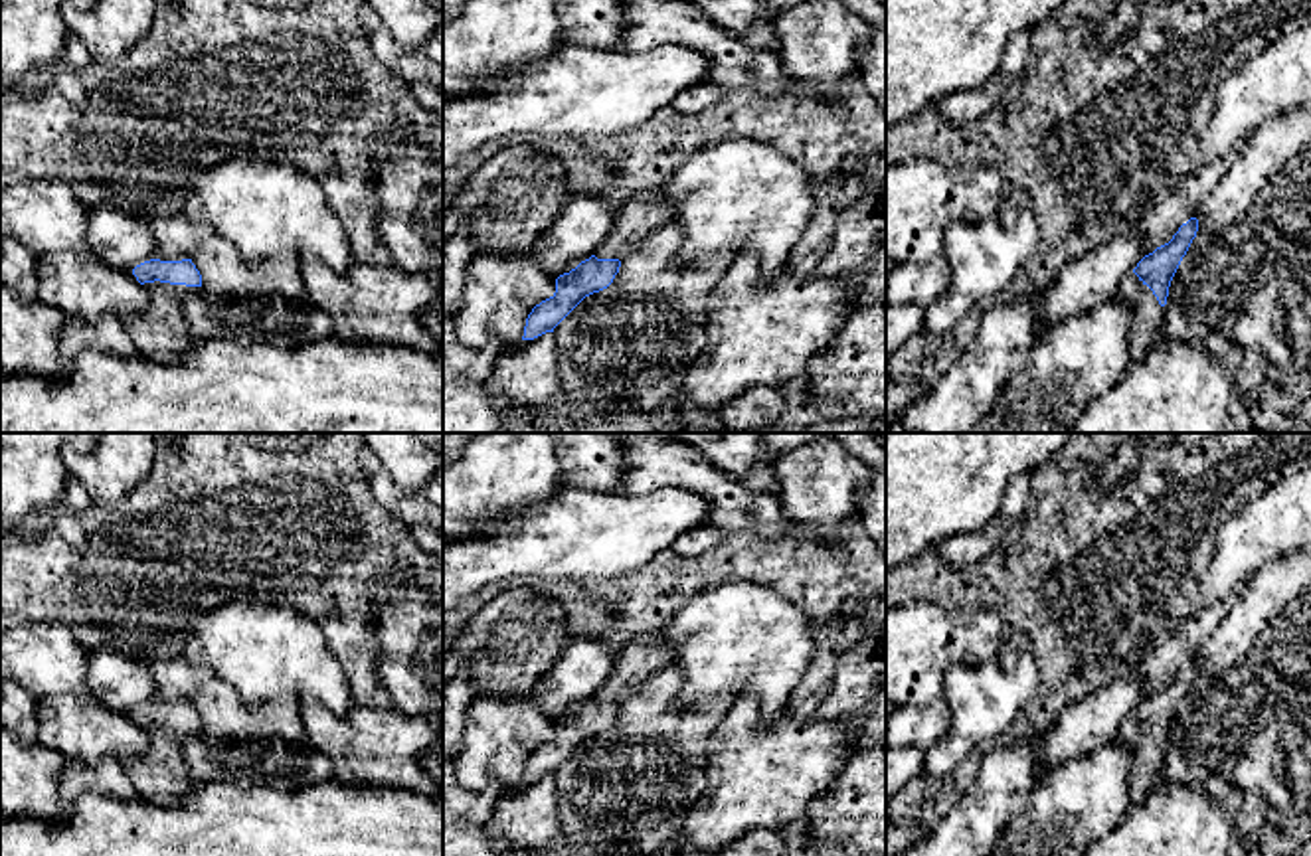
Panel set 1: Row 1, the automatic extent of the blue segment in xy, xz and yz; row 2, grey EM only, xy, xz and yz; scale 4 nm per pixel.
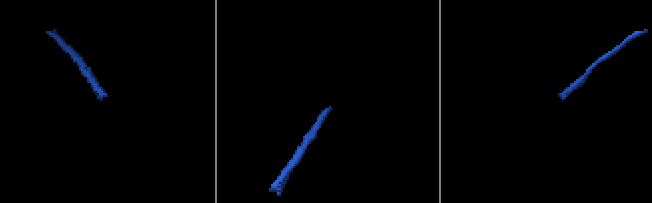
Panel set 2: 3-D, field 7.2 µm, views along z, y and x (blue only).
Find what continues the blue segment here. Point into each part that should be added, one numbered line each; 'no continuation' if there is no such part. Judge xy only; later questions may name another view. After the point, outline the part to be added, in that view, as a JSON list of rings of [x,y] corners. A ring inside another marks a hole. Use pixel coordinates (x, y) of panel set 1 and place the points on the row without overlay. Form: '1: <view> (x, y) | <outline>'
1: xy (159, 773) | [[[144,726],[148,747],[140,753],[121,753],[129,779],[138,797],[158,803],[174,805],[194,785],[194,777],[186,765],[184,745],[196,737],[200,729]]]

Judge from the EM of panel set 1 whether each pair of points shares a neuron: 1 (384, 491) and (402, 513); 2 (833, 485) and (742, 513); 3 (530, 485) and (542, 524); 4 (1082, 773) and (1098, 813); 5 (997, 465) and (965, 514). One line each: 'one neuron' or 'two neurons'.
1: one neuron
2: two neurons
3: two neurons
4: one neuron
5: one neuron

